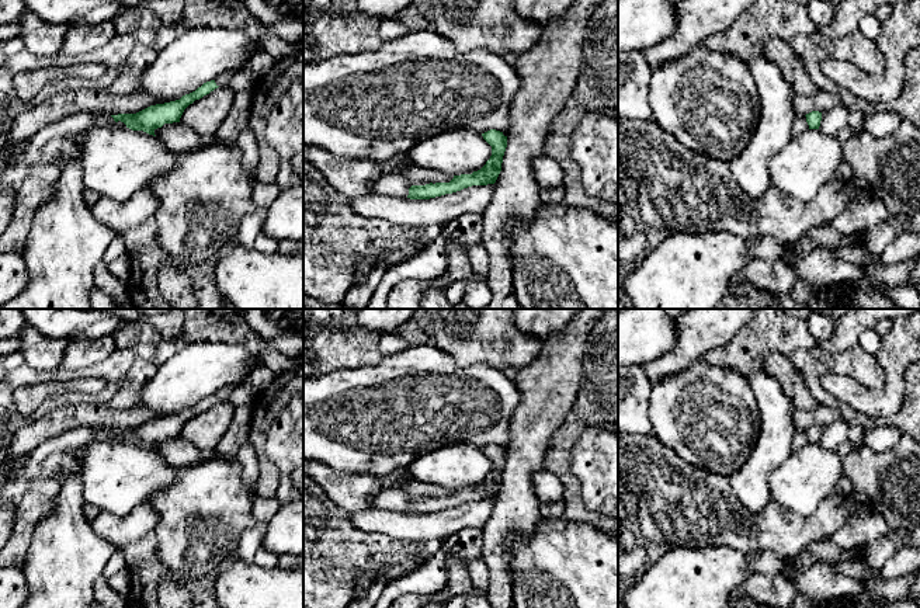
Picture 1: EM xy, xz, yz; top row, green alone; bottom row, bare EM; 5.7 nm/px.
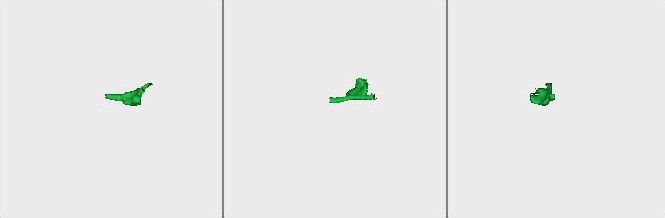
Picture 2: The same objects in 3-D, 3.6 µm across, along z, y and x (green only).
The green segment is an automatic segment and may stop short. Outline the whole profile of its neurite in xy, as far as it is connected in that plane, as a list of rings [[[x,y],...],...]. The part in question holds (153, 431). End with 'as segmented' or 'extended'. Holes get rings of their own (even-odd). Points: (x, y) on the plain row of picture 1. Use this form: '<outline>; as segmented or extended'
[[[226,386],[215,395],[204,397],[195,406],[183,410],[180,414],[150,420],[136,428],[94,430],[77,427],[59,437],[42,442],[32,452],[17,459],[8,459],[0,472],[8,470],[8,480],[62,480],[80,468],[76,451],[93,441],[114,441],[119,444],[143,445],[155,449],[164,438],[180,437],[184,424],[195,414],[202,413],[218,402],[228,400],[235,386]]]; extended

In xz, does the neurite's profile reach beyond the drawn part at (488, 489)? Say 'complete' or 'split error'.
split error

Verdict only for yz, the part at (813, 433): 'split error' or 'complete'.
split error

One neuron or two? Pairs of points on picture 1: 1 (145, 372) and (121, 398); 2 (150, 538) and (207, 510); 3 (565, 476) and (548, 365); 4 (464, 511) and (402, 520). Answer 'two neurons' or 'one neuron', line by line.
1: one neuron
2: two neurons
3: two neurons
4: one neuron

